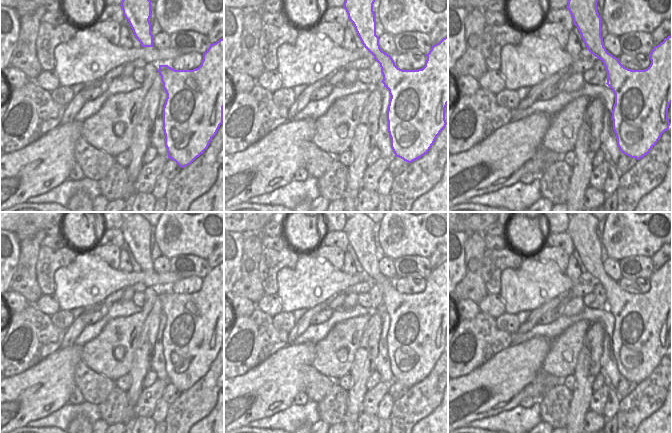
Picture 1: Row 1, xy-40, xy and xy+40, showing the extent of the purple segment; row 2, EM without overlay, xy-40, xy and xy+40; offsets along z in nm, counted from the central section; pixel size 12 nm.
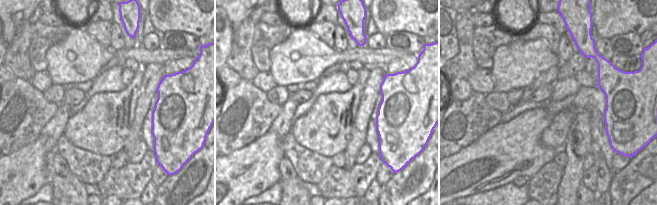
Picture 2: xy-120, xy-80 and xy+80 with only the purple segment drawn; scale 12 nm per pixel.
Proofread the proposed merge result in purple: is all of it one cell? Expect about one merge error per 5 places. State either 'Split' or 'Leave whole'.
Split

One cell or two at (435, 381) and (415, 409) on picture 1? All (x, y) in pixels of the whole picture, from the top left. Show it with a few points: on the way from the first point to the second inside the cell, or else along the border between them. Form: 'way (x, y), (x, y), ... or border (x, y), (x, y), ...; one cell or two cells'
way (432, 388), (419, 402); one cell

